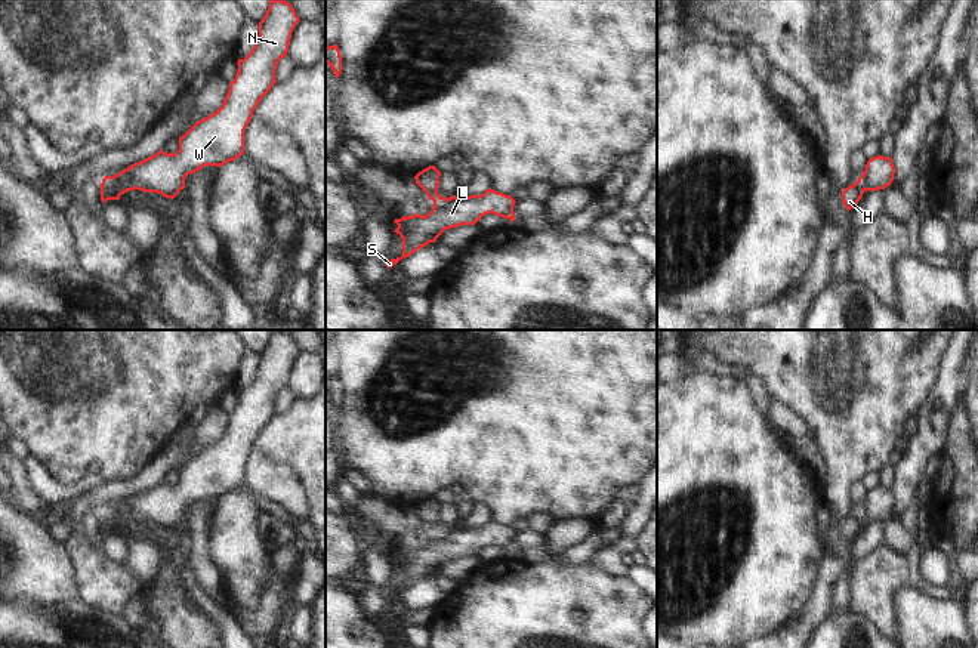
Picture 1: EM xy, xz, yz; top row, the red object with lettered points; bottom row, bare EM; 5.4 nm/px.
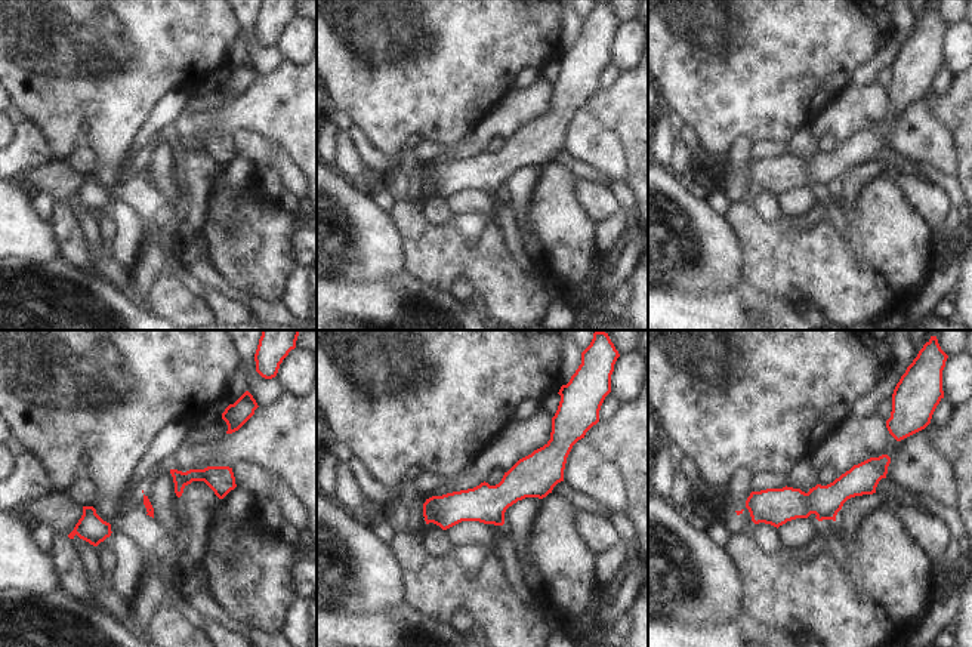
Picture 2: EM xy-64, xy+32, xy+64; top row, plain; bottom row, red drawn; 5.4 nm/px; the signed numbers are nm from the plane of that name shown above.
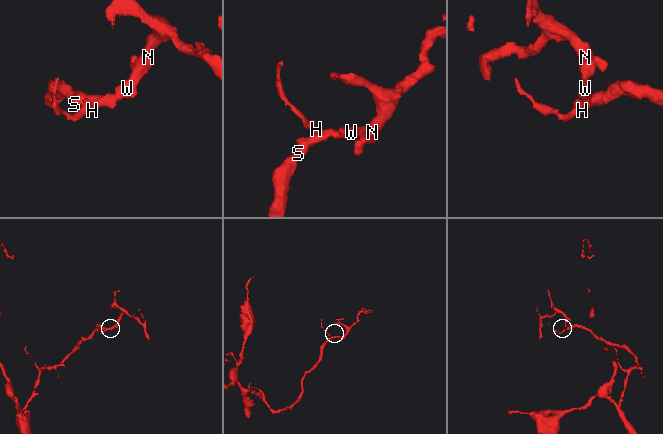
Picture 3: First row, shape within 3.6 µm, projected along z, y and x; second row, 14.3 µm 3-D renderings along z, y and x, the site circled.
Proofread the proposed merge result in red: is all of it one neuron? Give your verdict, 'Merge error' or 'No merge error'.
Merge error

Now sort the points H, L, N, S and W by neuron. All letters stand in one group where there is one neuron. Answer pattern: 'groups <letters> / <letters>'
groups H / L N S W

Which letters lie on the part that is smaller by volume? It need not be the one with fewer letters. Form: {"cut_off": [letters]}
{"cut_off": ["H"]}

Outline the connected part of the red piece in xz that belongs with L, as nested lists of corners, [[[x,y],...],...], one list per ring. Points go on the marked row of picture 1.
[[[490,188],[481,195],[436,201],[426,216],[414,213],[413,216],[395,219],[394,222],[398,228],[394,232],[402,238],[402,256],[385,260],[385,265],[391,269],[402,257],[405,259],[429,243],[435,243],[445,229],[462,225],[475,225],[488,213],[513,222],[515,203],[512,195]]]

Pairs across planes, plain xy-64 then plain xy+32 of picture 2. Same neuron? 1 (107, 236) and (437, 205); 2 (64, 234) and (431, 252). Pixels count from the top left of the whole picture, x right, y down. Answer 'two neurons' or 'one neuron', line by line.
1: one neuron
2: one neuron

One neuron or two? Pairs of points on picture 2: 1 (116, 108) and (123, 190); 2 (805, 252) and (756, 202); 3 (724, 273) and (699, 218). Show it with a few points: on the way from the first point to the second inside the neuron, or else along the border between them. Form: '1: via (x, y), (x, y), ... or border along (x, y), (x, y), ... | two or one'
1: border along (119, 179), (110, 191) | two
2: border along (749, 203), (765, 221), (774, 221), (780, 215) | two
3: via (712, 259), (706, 253), (700, 231) | one

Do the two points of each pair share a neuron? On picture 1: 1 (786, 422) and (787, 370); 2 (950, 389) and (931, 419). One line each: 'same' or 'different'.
1: different
2: same

